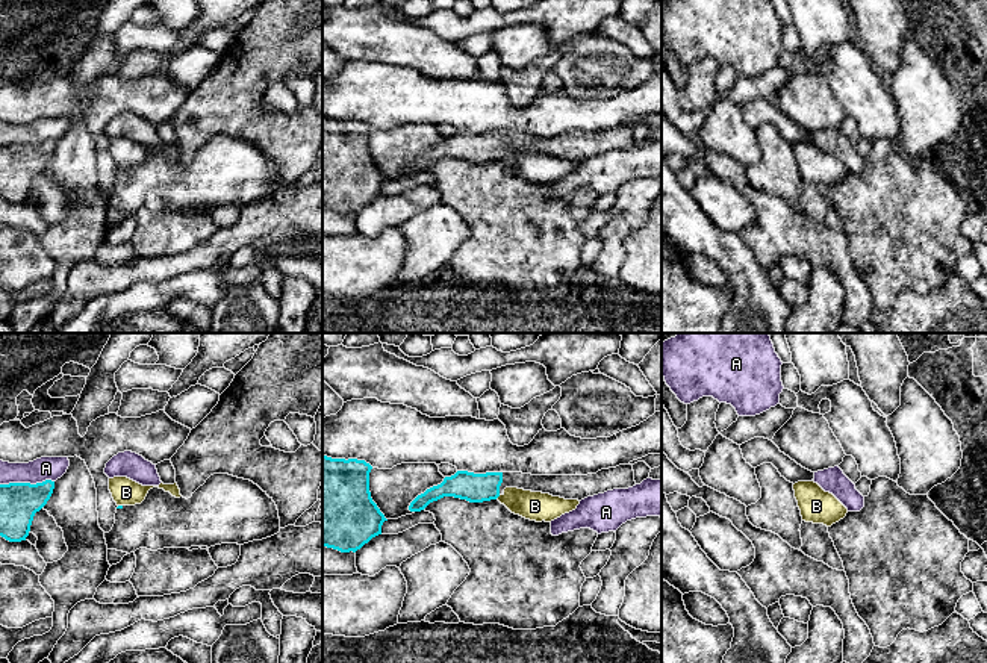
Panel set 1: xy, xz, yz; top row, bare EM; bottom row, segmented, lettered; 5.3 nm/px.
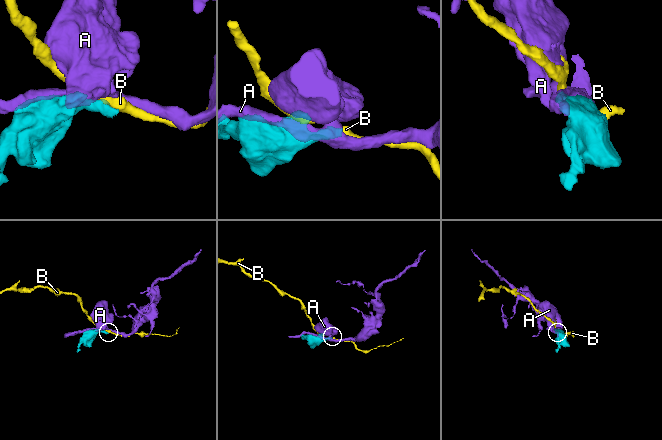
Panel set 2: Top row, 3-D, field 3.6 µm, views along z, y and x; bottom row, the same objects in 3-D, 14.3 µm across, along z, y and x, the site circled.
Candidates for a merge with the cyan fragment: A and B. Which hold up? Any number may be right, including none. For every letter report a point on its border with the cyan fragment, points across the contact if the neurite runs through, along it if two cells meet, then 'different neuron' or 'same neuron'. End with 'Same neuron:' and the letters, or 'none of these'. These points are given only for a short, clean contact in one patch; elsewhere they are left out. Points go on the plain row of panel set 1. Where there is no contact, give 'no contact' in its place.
A: contact xy (26, 144); different neuron
B: contact xz (497, 158); different neuron
Same neuron: none of these

